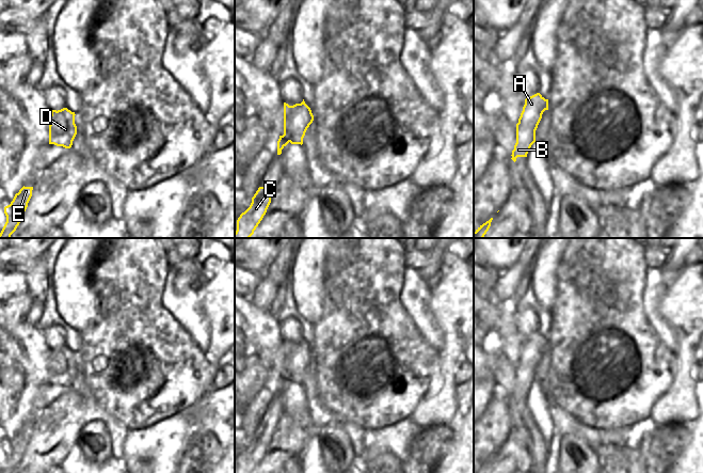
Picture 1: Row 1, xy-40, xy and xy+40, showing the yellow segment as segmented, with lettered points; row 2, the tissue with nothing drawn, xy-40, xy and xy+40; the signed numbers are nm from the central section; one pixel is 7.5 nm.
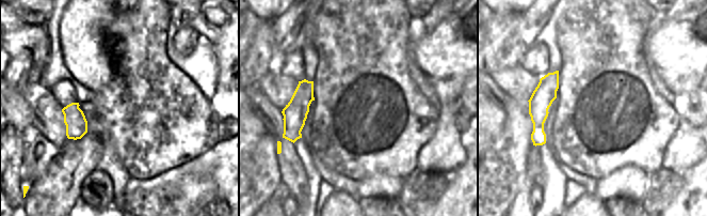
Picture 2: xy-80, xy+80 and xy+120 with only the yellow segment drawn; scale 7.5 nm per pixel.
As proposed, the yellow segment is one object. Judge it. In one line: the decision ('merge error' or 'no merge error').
merge error

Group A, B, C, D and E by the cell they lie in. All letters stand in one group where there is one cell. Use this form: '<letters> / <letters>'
A B C E / D

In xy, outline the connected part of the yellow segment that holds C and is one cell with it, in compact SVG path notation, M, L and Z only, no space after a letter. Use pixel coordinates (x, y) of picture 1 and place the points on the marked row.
M259 187L250 207L240 215L237 220L237 231L235 238L250 238L253 234L271 203L271 196L275 187Z

